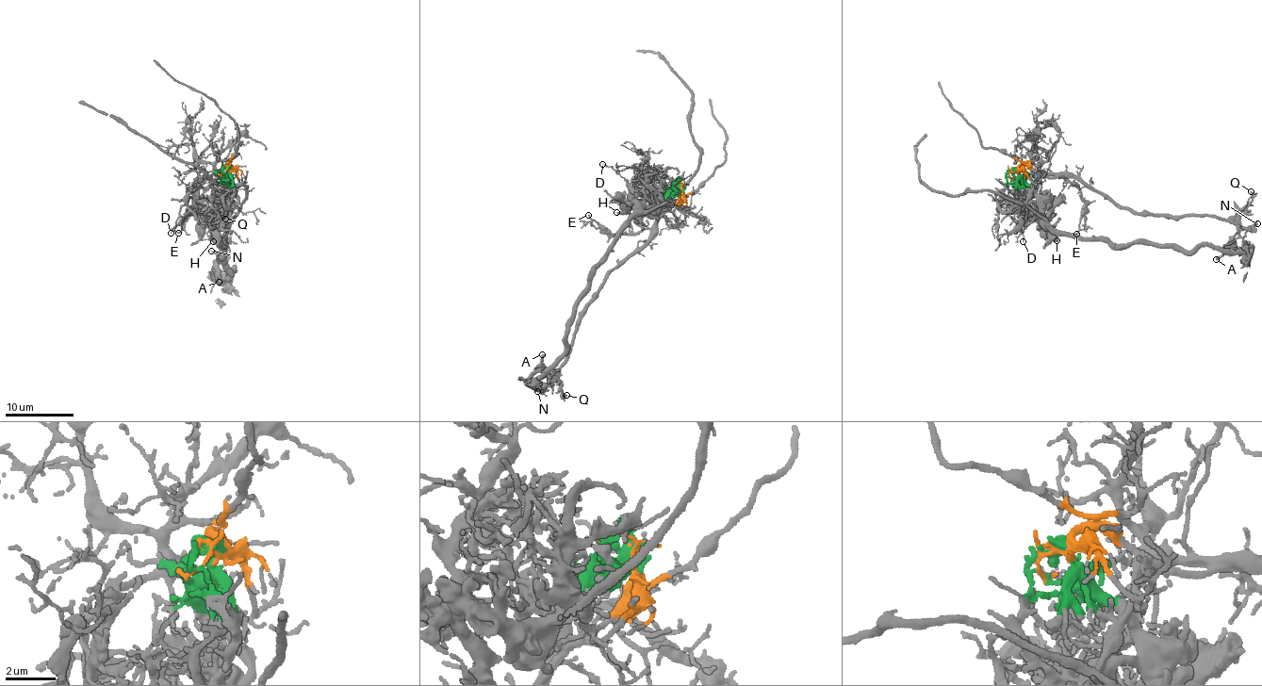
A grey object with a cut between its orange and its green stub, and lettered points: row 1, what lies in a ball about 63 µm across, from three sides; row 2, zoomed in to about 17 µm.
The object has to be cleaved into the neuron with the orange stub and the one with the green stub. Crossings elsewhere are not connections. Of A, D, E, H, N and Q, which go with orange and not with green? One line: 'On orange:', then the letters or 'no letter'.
On orange: A, D, E, N, Q

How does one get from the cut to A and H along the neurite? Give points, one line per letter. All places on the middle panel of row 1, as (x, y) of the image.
A: (680, 187), (679, 202), (663, 213), (652, 240), (610, 271), (565, 364), (548, 378), (539, 367), (542, 353)
H: (680, 187), (651, 207), (642, 204), (616, 213)

